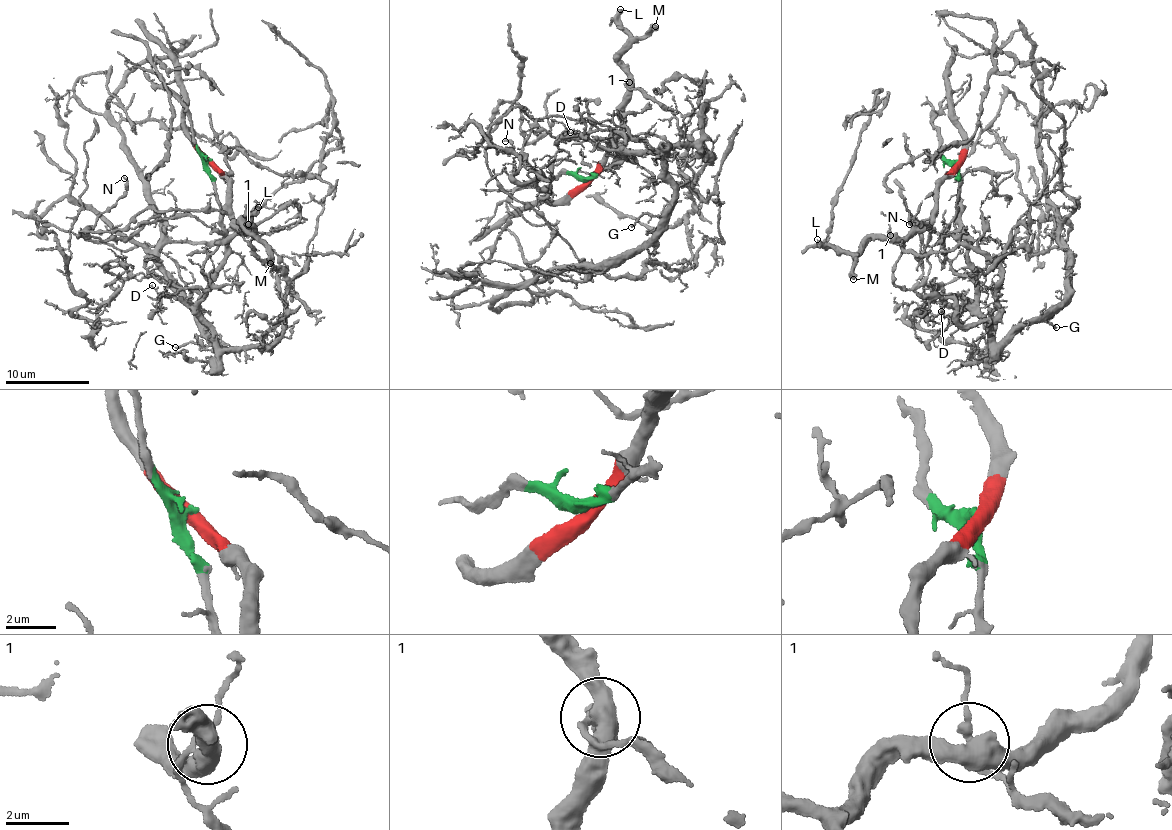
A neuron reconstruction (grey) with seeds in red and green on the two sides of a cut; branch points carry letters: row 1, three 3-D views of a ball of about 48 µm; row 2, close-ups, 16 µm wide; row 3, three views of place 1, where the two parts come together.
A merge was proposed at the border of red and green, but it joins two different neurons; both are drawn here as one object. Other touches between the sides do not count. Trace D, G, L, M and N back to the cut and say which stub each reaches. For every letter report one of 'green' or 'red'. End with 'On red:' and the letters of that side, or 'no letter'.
D: green
G: green
L: red
M: red
N: red
On red: L, M, N

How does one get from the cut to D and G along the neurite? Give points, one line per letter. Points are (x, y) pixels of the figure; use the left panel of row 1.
D: (210, 159), (208, 173), (220, 208), (224, 266), (208, 291), (192, 302), (163, 295), (151, 285)
G: (210, 159), (224, 266), (200, 300), (200, 316), (210, 331), (216, 358), (224, 352), (191, 342), (175, 347)

